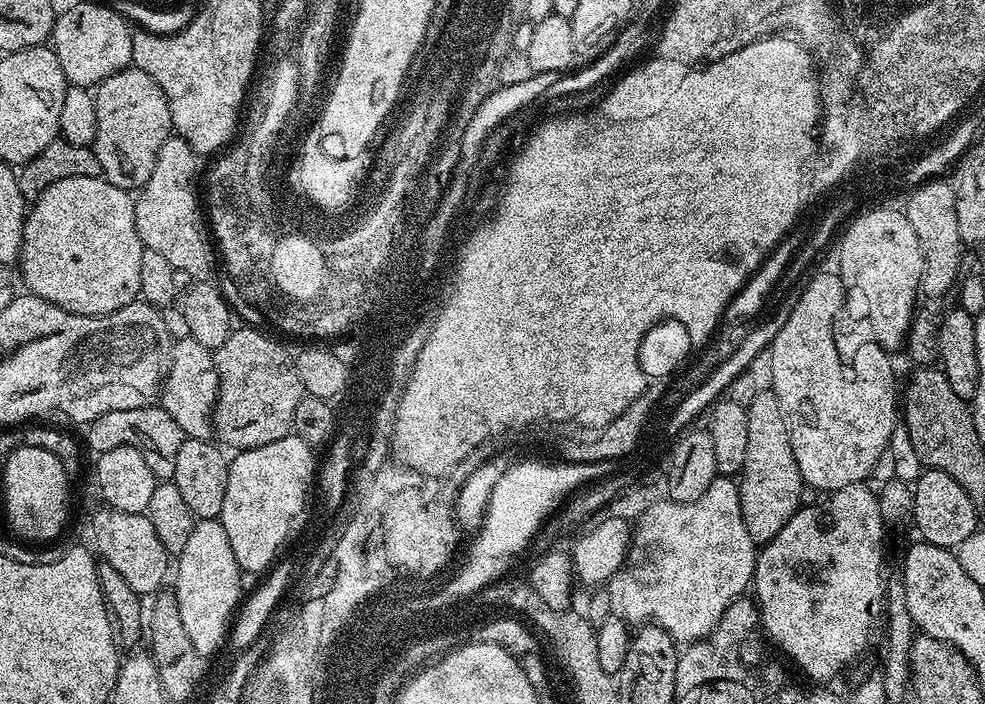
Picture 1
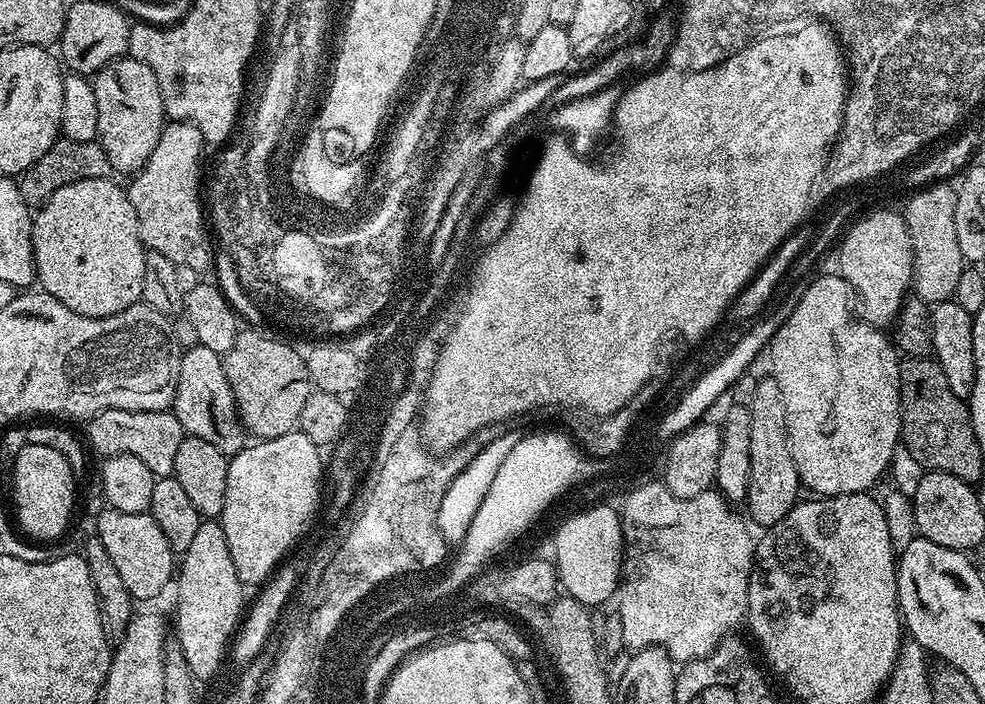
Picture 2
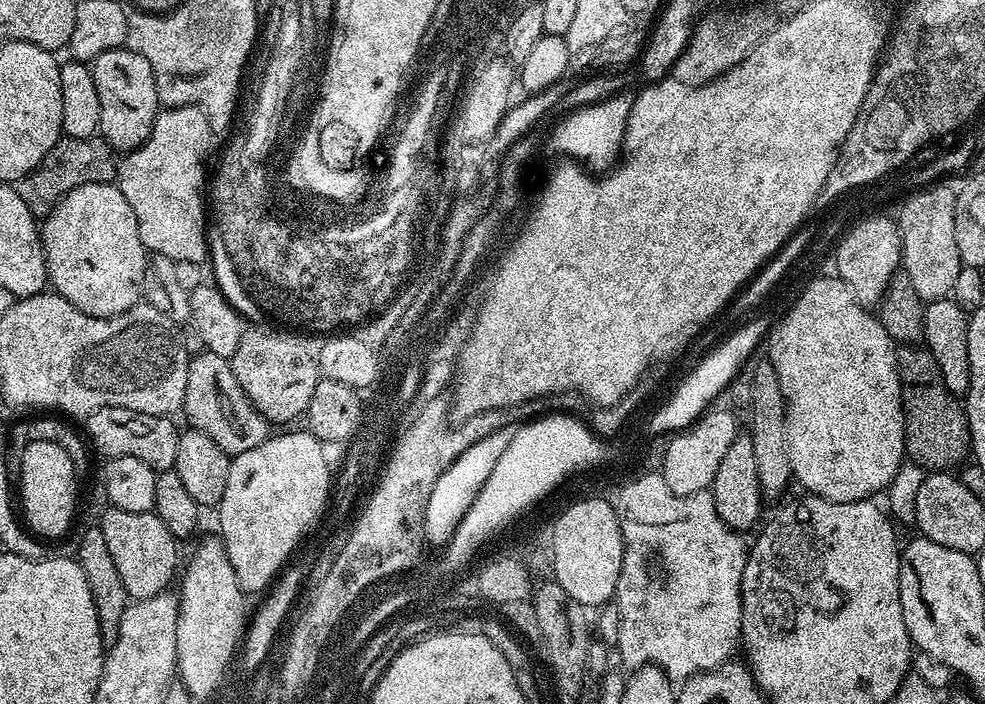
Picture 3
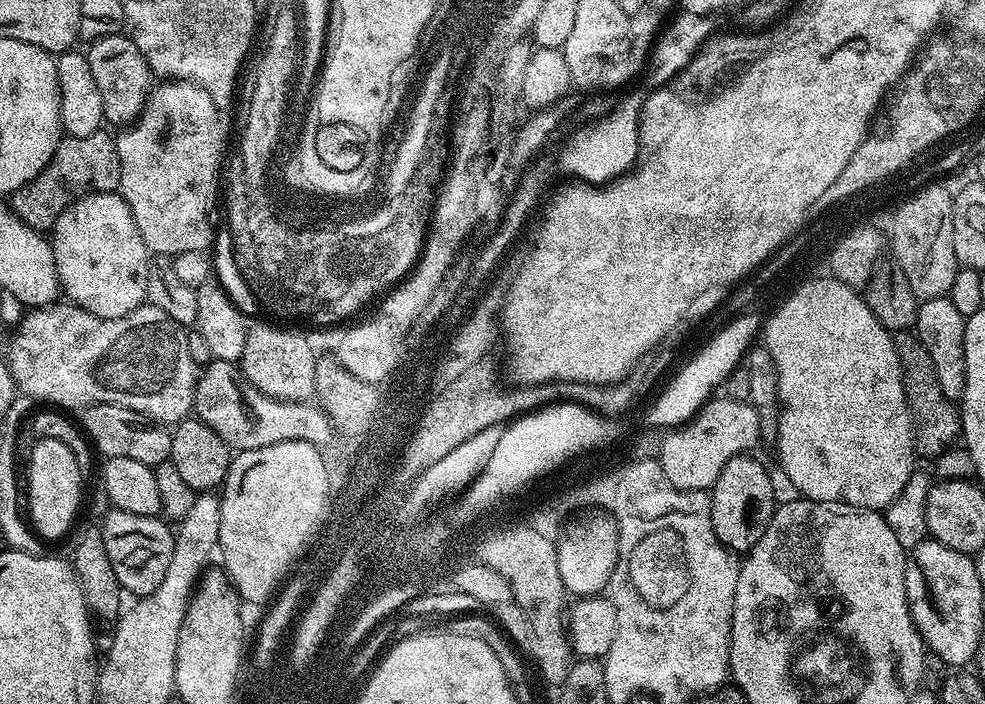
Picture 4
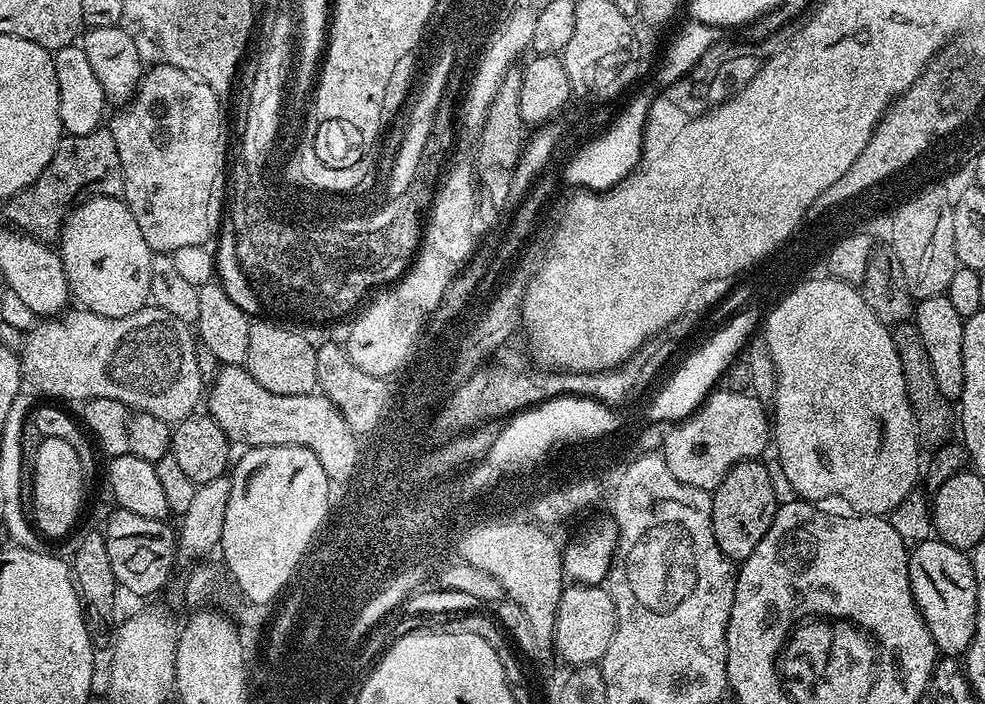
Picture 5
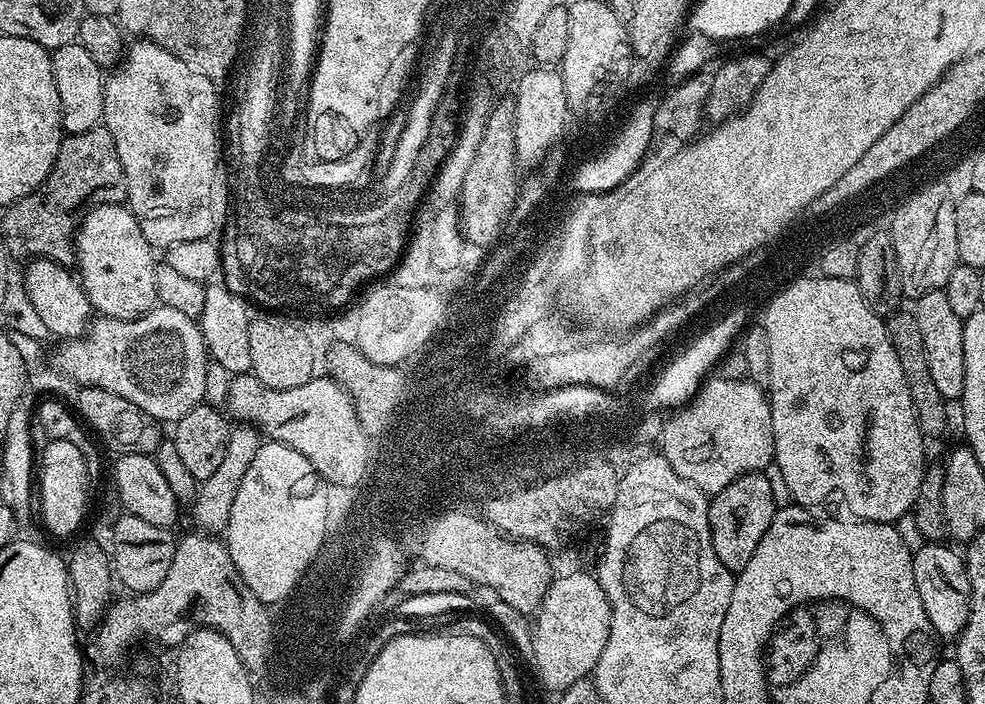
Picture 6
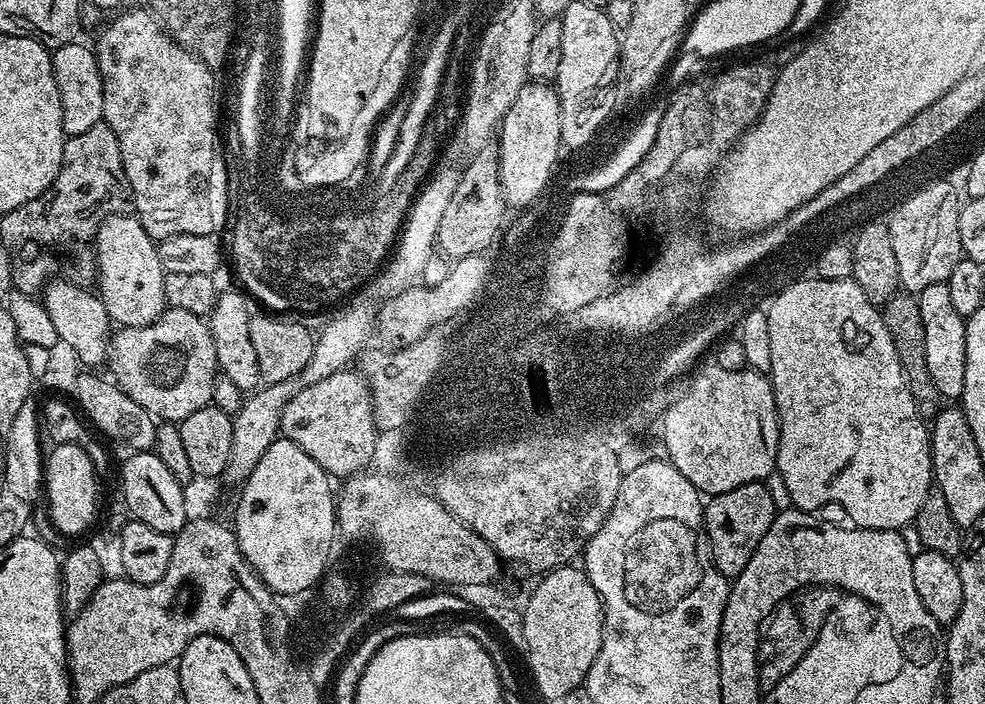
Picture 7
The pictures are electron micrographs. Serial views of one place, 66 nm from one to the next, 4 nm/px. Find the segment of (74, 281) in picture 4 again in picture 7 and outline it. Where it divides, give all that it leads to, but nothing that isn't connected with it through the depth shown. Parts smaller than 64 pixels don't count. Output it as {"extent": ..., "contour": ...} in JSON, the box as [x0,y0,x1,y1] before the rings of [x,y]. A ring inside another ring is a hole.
{"extent":[96,215,164,328],"contour":[[[109,215],[96,231],[98,295],[106,306],[109,321],[120,328],[150,326],[164,313],[164,267],[157,241],[140,225],[135,215]]]}

